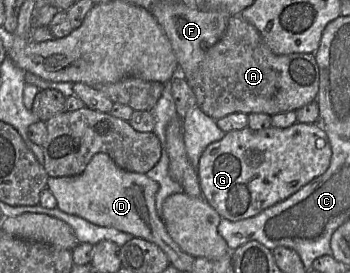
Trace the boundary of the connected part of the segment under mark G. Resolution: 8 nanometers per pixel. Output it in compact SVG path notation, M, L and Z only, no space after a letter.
M319 122L288 128L243 128L226 133L203 152L197 174L202 196L222 219L240 221L284 201L330 166L332 148Z

